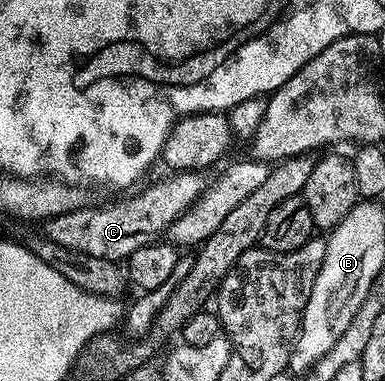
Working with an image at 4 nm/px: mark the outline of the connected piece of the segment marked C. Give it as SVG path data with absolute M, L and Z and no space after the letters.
M177 171L169 176L173 177L165 177L143 193L117 201L114 205L101 205L98 209L66 208L65 212L44 222L43 234L47 240L69 248L71 252L124 262L132 253L139 251L139 247L154 244L158 240L157 235L190 209L207 187L207 181L201 178L204 176L197 171Z

